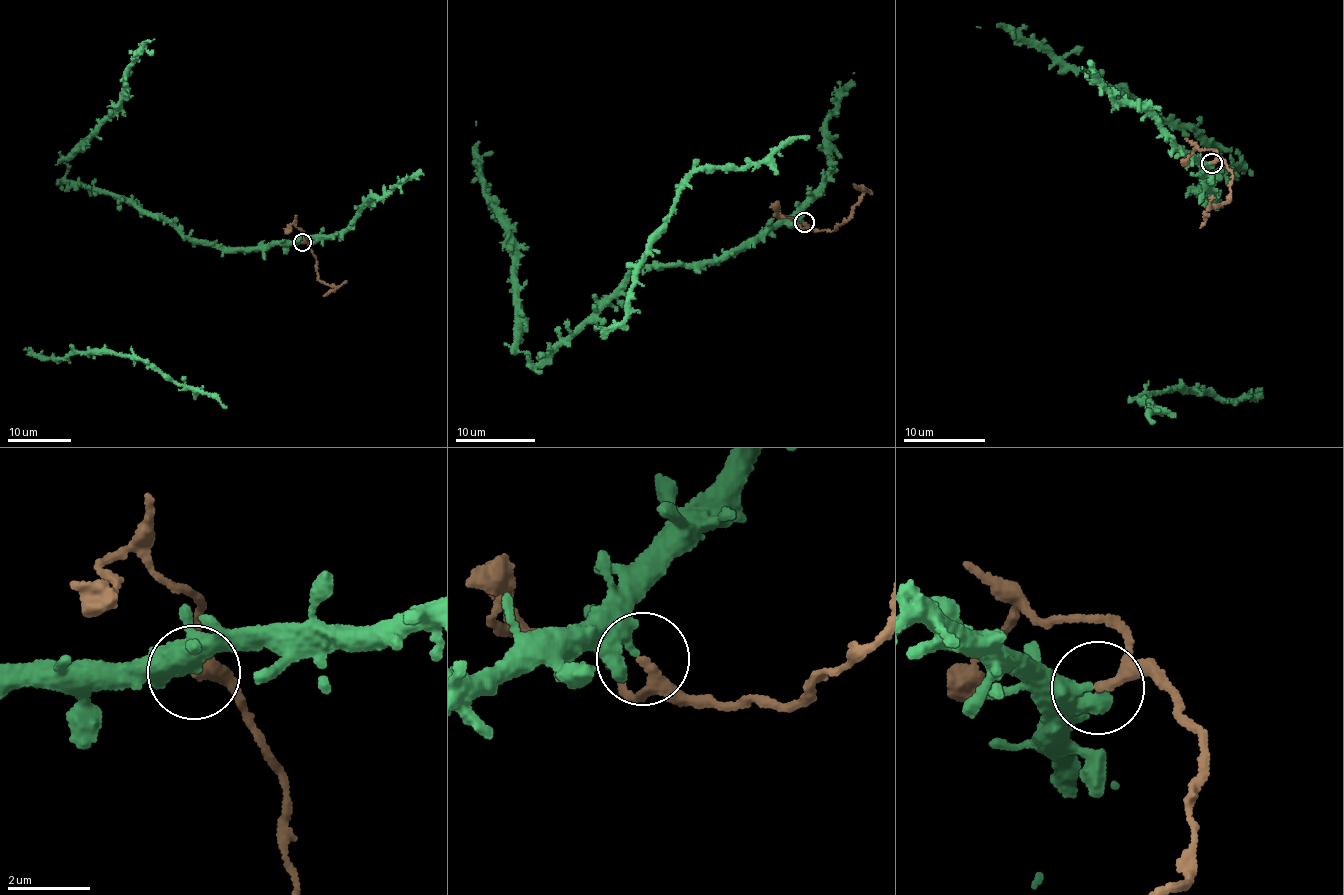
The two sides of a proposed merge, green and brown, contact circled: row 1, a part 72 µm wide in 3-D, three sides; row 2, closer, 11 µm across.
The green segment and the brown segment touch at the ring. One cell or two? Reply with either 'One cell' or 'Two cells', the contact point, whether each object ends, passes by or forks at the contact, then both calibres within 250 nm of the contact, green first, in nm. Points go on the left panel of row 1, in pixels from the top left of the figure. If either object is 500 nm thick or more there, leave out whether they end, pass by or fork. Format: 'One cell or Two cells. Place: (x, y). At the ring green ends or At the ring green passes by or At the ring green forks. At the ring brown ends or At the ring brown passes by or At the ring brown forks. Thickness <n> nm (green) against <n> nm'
Two cells. Place: (302, 242). At the ring green ends. At the ring brown passes by. Thickness 440 nm (green) against 220 nm

